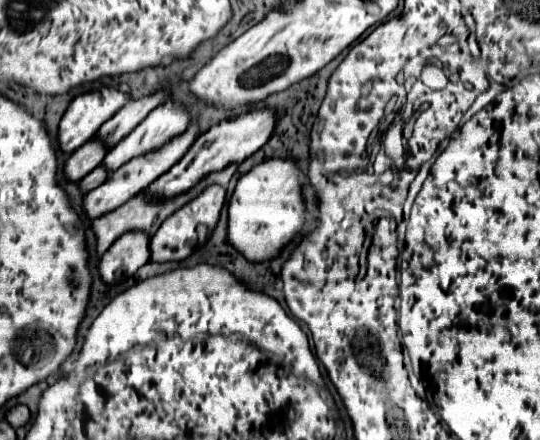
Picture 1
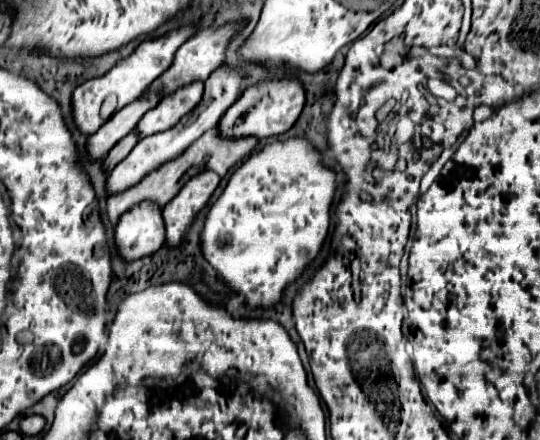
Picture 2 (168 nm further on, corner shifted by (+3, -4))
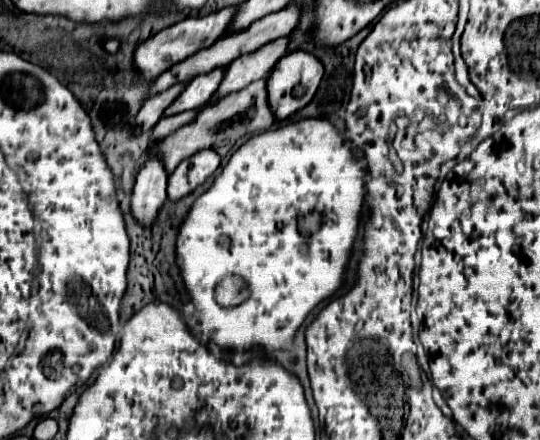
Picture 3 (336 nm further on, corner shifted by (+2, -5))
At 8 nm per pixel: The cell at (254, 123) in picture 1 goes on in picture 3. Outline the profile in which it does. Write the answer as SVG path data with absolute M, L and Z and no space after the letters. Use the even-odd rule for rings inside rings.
M291 51L287 53L271 71L271 77L269 77L269 107L273 111L273 115L277 119L287 119L291 117L295 111L303 109L315 95L321 79L323 79L323 63L307 53L307 51Z

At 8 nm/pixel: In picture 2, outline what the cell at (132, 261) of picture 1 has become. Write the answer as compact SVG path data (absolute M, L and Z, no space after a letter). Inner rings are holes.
M142 202L128 210L114 230L114 240L124 262L134 262L158 252L164 244L160 208L150 202Z

